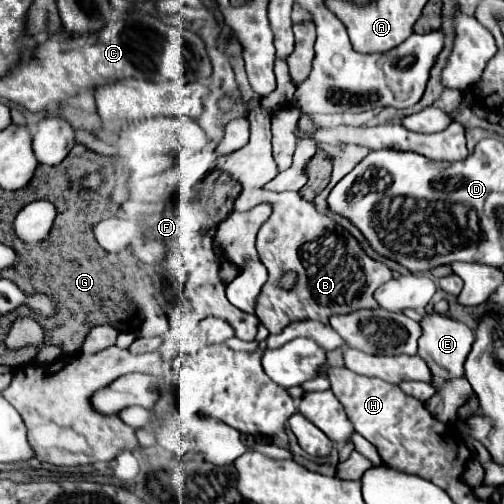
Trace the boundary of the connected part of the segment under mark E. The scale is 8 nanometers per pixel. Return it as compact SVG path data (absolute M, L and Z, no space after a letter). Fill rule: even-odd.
M430 311L422 315L422 321L420 321L420 327L422 327L422 337L420 337L420 349L418 349L418 355L422 355L432 373L442 377L442 379L454 379L454 377L462 377L464 375L464 361L472 349L472 343L474 343L474 333L468 325L464 325L462 321L456 321L448 315L442 315L438 311Z

